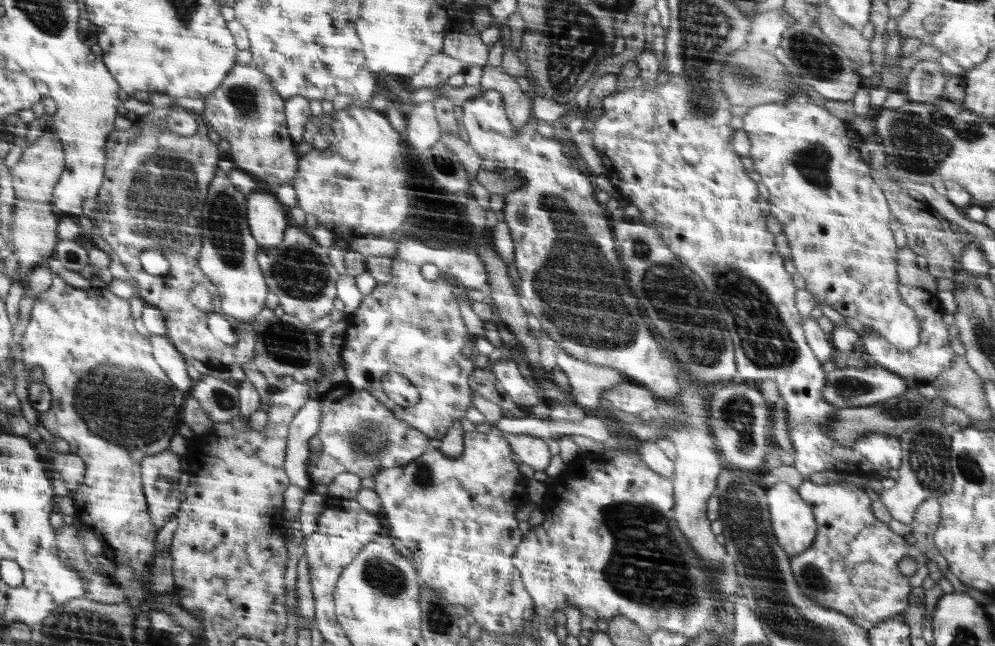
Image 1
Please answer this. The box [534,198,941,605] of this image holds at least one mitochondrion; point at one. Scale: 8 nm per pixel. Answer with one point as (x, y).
(669, 293)

